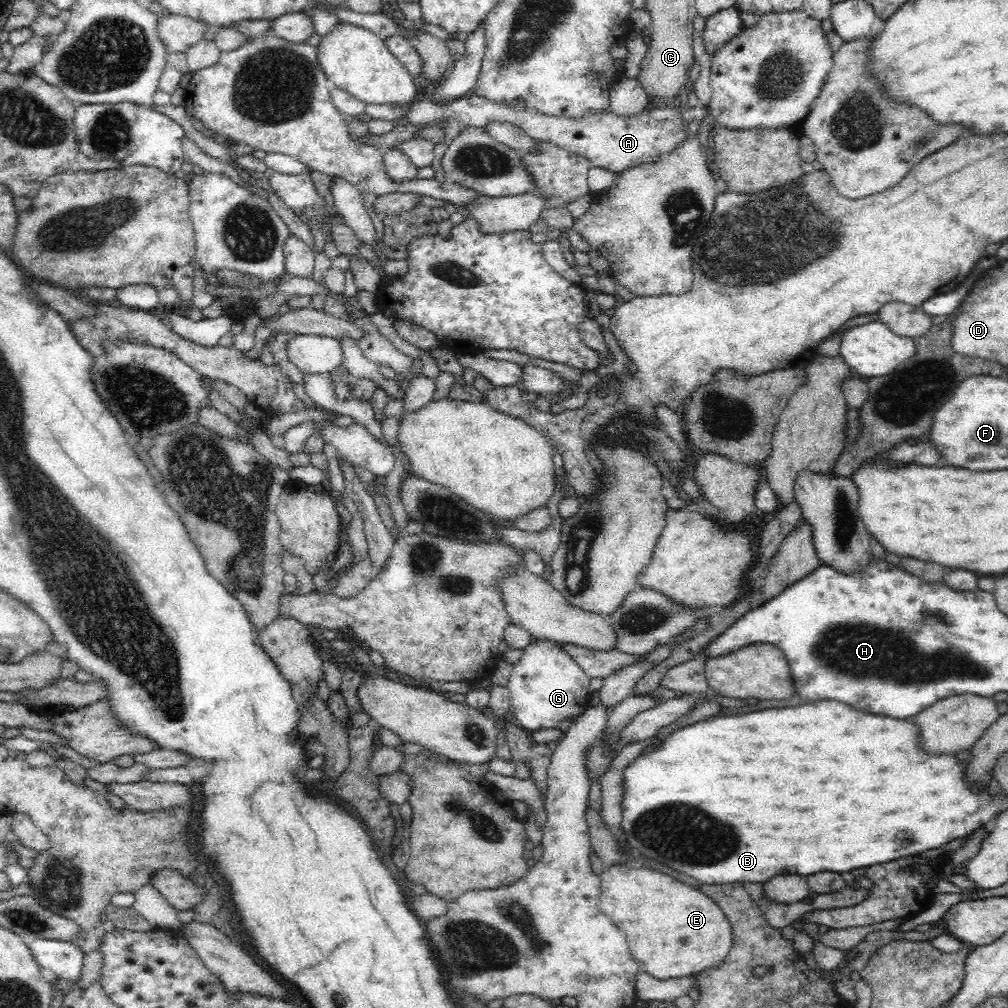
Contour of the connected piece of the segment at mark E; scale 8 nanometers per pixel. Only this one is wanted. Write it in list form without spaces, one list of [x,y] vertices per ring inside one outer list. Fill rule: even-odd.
[[[612,865],[599,879],[599,909],[616,928],[624,930],[640,971],[658,980],[682,978],[712,968],[728,956],[733,944],[730,923],[723,910],[698,890],[648,866],[630,869]]]

